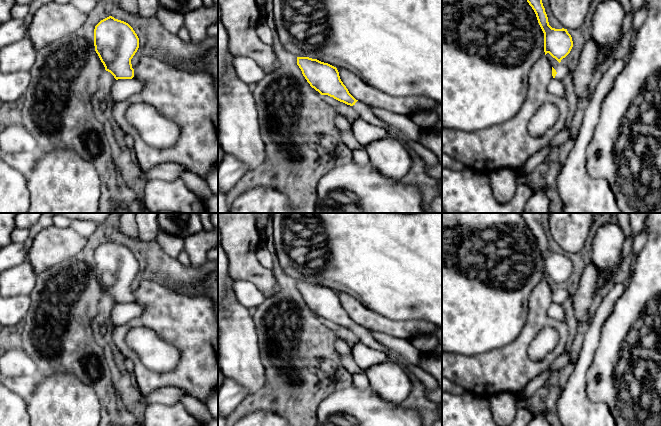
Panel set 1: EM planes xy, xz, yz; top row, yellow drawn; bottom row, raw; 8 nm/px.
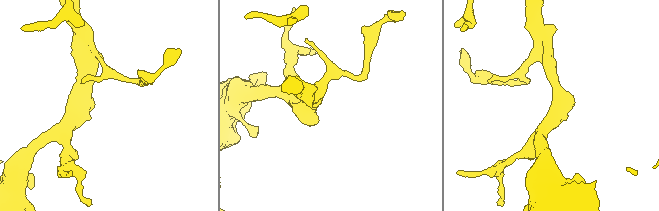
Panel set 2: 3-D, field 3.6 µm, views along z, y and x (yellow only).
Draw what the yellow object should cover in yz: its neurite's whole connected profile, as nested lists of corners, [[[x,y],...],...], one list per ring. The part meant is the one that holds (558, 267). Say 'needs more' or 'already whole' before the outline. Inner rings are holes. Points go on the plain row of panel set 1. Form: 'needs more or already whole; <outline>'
already whole; [[[520,213],[529,229],[534,234],[538,247],[544,257],[544,276],[549,277],[559,287],[573,271],[571,259],[567,253],[555,253],[549,249],[548,241],[542,227],[540,213]]]

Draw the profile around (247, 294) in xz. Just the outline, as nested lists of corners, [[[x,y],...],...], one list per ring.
[[[234,280],[233,290],[239,303],[247,308],[256,308],[266,299],[258,287],[247,280]]]

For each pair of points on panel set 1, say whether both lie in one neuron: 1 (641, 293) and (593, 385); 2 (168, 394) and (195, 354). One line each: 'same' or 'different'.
1: same
2: different

